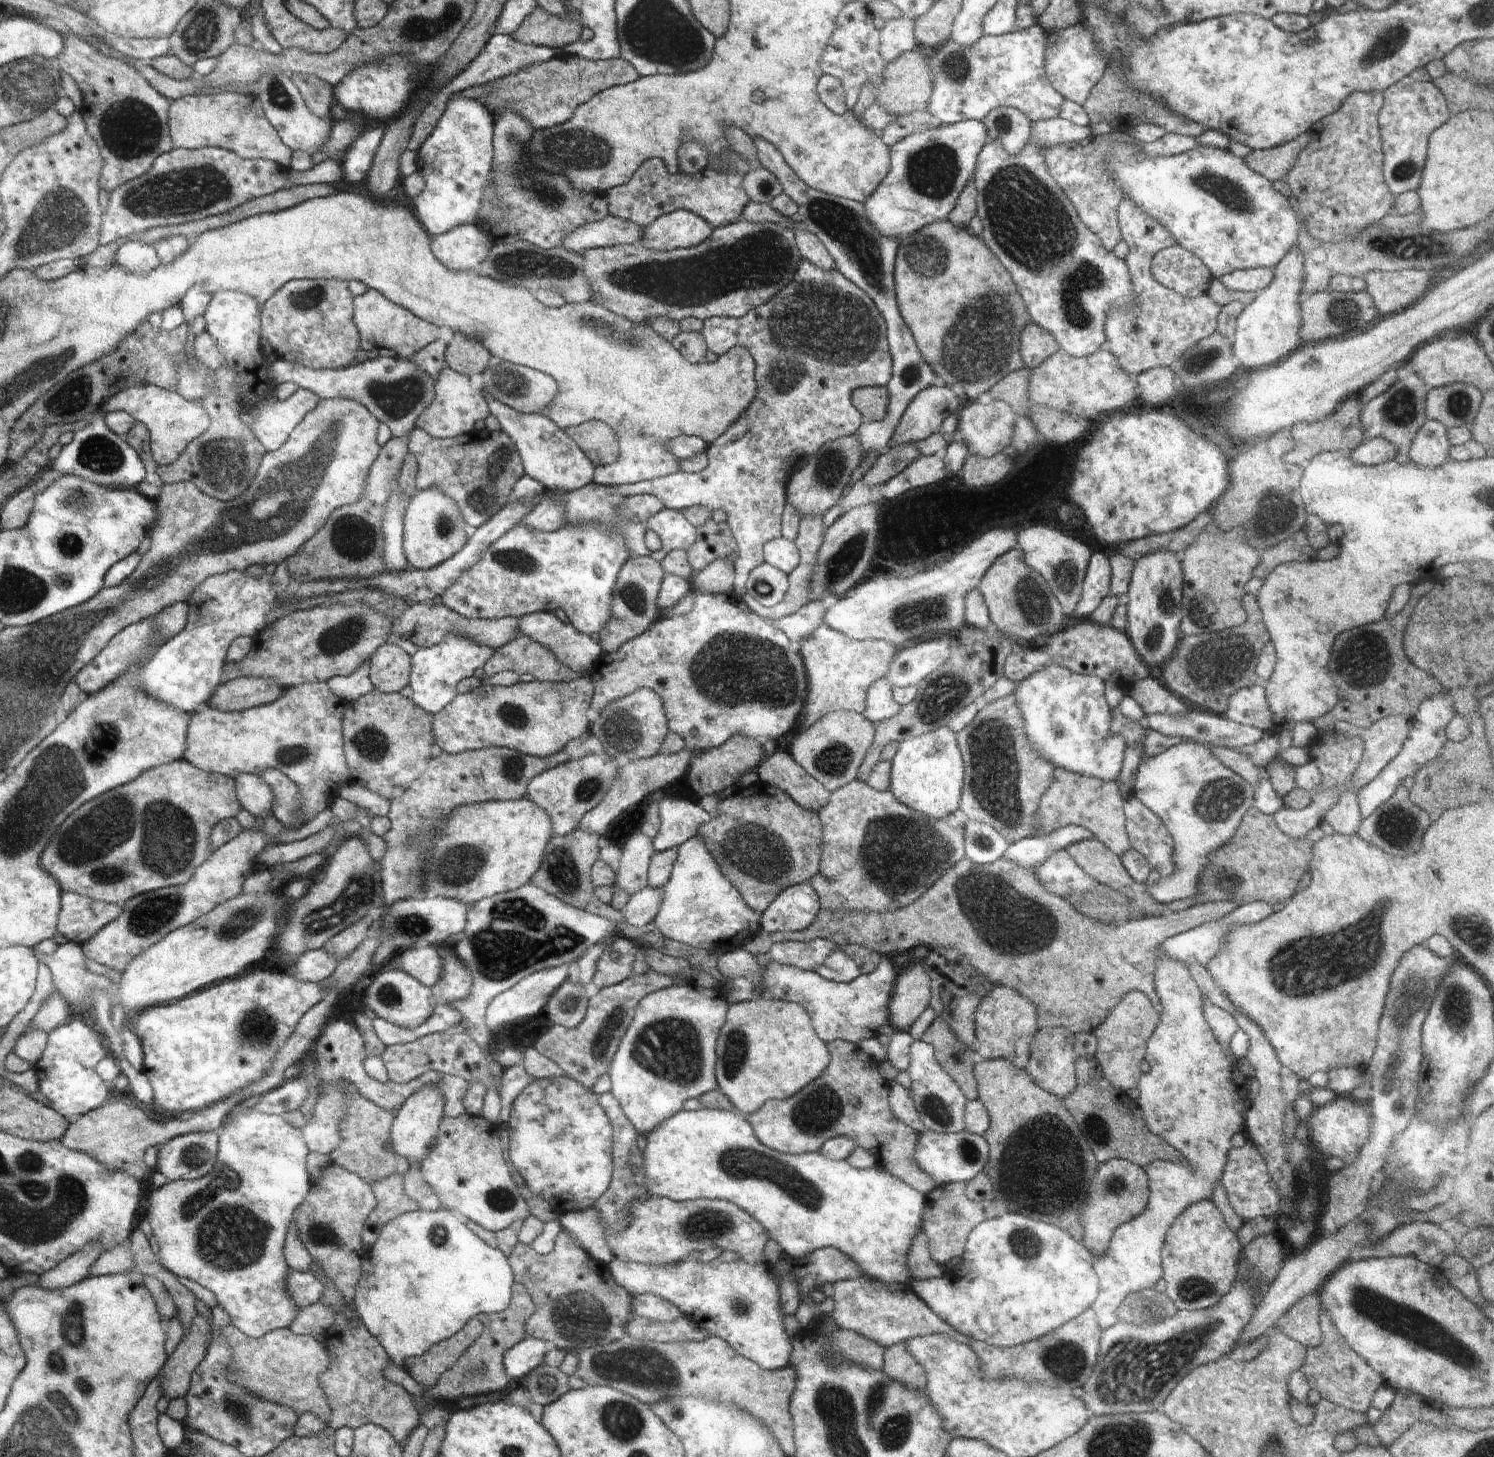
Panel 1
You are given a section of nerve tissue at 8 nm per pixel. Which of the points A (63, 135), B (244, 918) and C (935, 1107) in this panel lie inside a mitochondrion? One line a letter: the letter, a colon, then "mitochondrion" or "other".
A: other
B: mitochondrion
C: mitochondrion

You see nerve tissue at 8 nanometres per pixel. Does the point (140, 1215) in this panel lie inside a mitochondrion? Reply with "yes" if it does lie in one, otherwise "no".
no

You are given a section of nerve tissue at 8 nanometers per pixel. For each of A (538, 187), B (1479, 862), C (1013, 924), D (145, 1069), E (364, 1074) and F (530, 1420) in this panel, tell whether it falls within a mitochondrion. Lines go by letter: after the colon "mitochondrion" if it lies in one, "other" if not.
A: mitochondrion
B: other
C: mitochondrion
D: other
E: other
F: other

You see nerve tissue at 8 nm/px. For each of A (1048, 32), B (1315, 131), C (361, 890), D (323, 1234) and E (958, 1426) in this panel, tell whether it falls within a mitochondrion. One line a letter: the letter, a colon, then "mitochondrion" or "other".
A: other
B: other
C: mitochondrion
D: mitochondrion
E: other

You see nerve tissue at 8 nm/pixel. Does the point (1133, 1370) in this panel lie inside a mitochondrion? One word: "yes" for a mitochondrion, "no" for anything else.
yes

